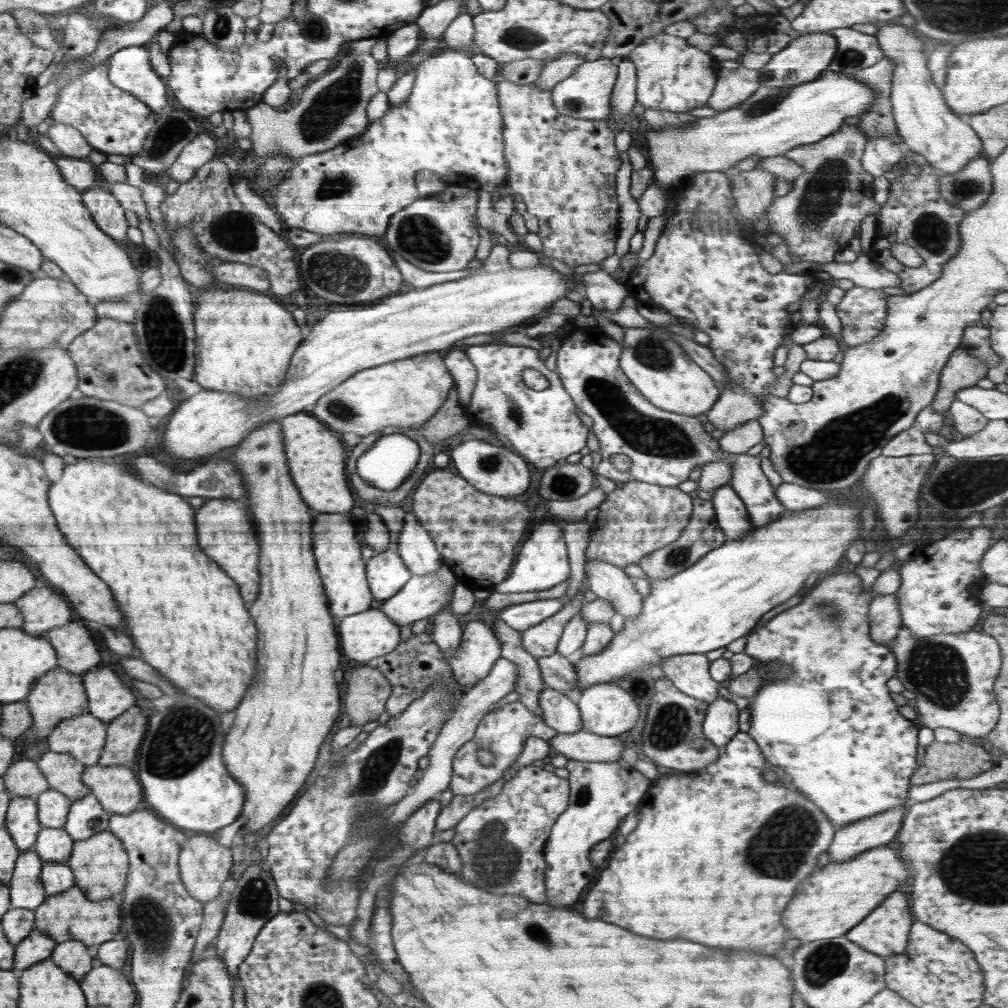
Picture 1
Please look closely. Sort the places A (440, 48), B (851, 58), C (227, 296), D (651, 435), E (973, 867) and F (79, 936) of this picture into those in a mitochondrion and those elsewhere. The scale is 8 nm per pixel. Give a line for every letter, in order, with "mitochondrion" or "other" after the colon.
A: other
B: mitochondrion
C: other
D: mitochondrion
E: mitochondrion
F: other

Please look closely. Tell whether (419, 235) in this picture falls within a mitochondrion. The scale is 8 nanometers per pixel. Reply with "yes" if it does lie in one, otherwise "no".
yes

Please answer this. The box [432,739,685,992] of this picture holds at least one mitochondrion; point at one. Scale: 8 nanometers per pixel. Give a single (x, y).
(495, 858)

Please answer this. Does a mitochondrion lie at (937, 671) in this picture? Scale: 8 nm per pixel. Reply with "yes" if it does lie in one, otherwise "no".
yes

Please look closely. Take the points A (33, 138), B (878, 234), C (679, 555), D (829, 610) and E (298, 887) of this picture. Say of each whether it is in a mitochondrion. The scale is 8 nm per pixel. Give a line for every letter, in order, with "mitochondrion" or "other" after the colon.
A: other
B: other
C: mitochondrion
D: mitochondrion
E: other

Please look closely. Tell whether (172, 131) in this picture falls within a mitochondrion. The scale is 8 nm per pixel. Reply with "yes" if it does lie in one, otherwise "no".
yes

